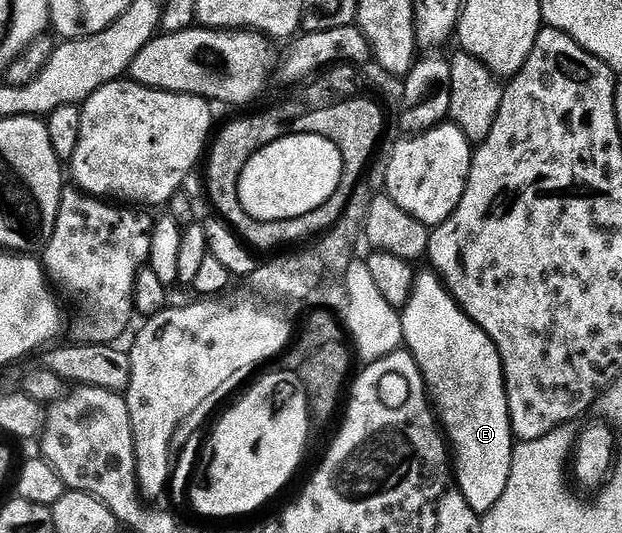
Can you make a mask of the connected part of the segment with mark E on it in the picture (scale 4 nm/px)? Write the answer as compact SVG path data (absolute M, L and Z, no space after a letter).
M420 271L416 275L411 297L401 309L403 344L423 372L427 395L453 453L455 482L465 502L469 502L473 511L482 514L497 506L501 494L505 494L505 486L511 473L513 433L507 405L507 387L503 381L503 359L499 356L497 346L466 316L458 302L453 299L447 285L434 271L426 271Z

